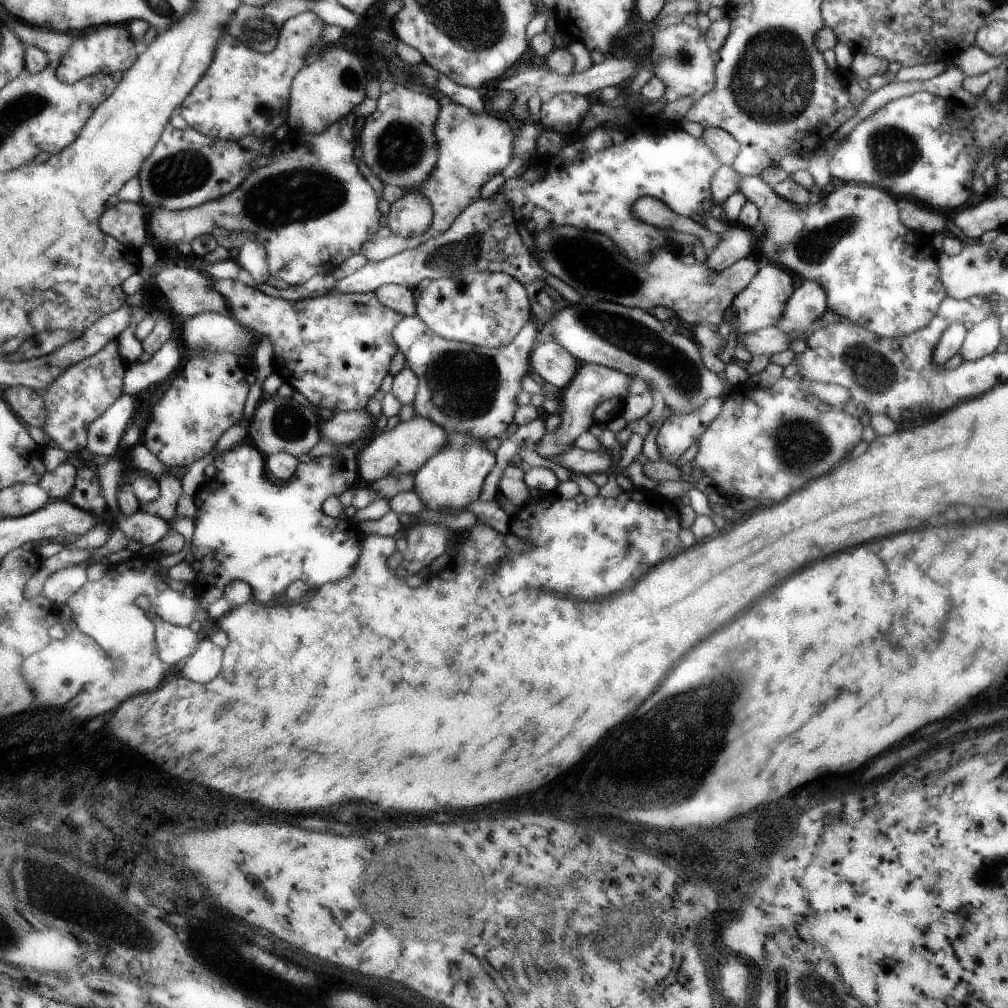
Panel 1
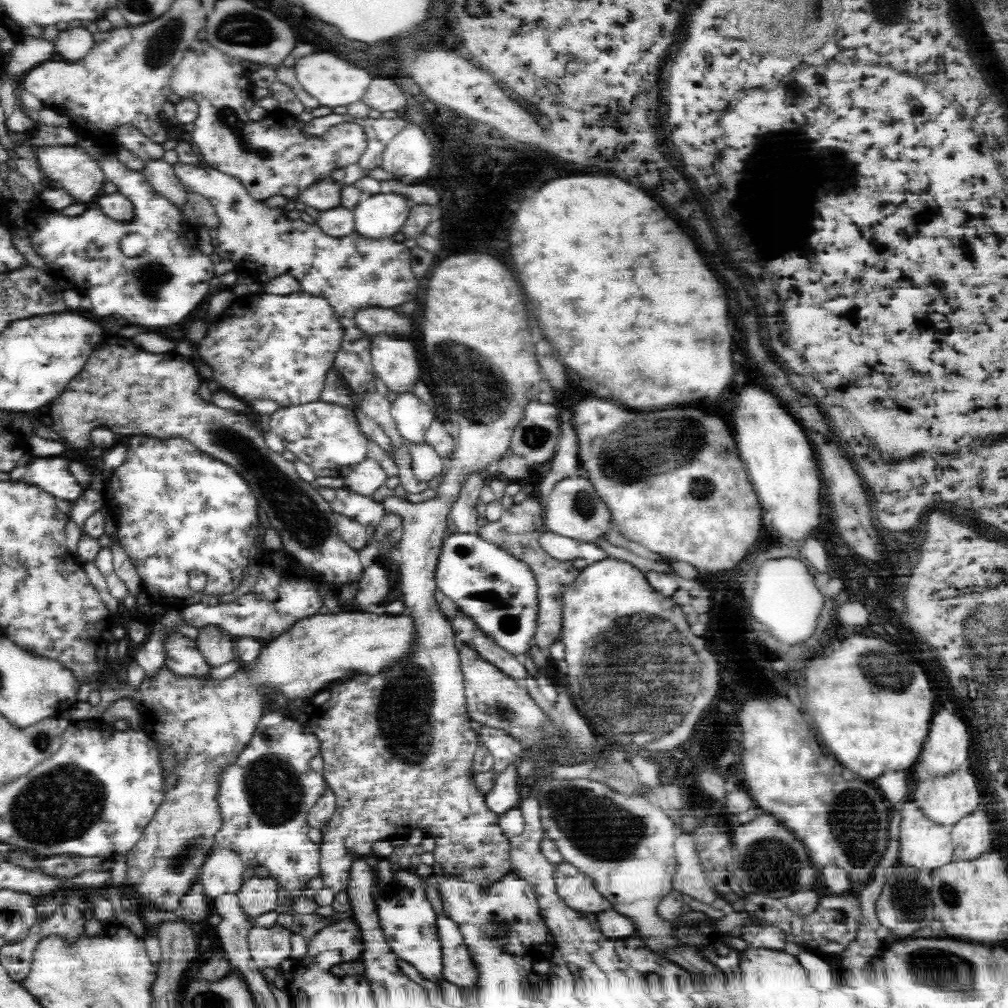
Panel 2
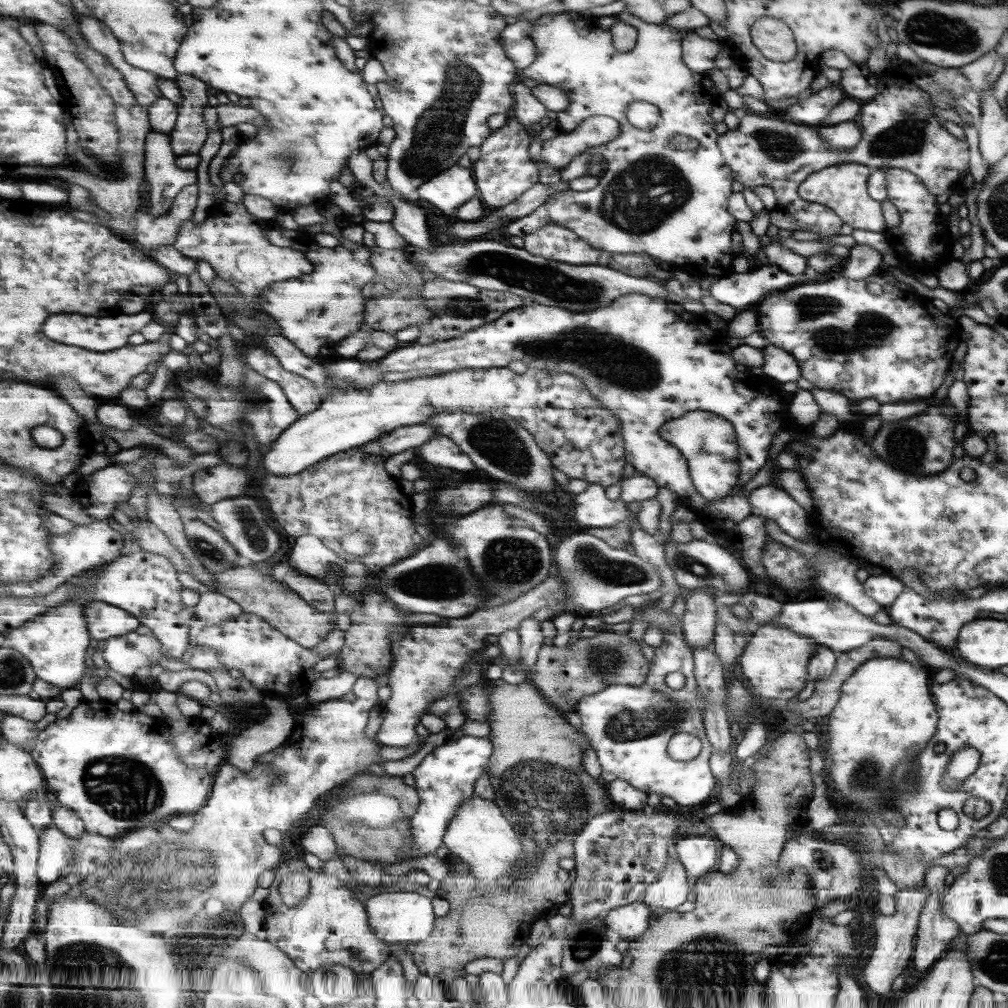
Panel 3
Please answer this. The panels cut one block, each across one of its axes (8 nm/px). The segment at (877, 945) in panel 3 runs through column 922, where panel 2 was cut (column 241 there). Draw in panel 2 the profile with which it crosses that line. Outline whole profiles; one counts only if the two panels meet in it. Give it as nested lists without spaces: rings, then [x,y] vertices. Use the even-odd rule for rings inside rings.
[[[250,878],[244,880],[242,888],[236,892],[238,904],[242,906],[244,916],[254,926],[256,918],[278,908],[278,888],[280,884],[274,878]]]

